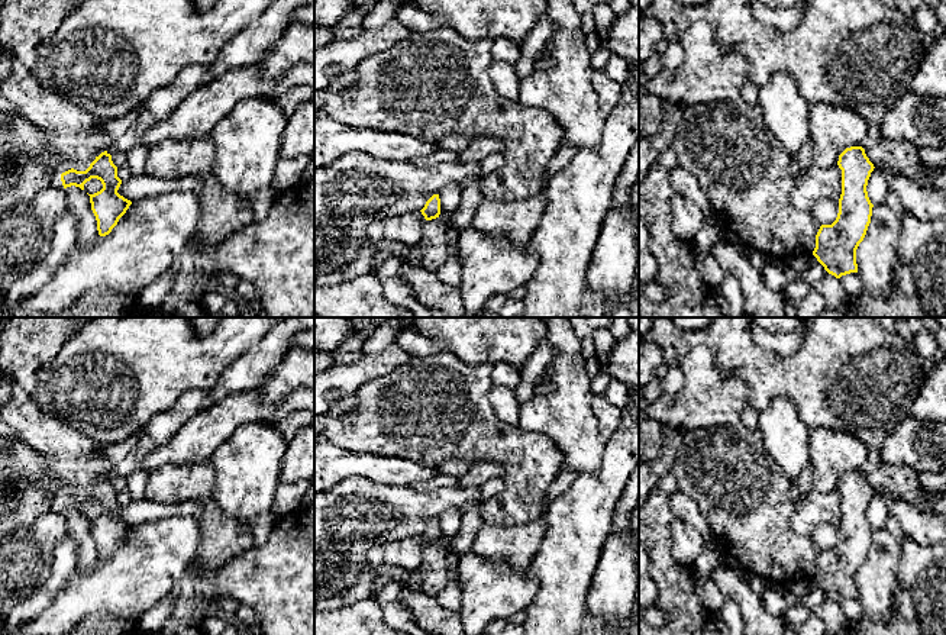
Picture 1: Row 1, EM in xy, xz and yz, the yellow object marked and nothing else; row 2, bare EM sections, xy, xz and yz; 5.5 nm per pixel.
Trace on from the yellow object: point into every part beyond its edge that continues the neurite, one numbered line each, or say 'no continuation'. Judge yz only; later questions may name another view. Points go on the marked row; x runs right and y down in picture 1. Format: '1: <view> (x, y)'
1: yz (874, 135)

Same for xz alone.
1: xz (406, 228)

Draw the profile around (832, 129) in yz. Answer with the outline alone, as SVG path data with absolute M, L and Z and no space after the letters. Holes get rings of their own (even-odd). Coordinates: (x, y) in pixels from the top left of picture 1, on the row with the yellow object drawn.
M811 104L808 110L808 138L813 142L811 161L819 167L832 167L850 146L861 146L869 123L856 112L827 104Z

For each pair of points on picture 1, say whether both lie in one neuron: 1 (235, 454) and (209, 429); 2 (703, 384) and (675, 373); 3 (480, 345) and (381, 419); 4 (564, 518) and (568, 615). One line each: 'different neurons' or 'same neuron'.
1: different neurons
2: different neurons
3: different neurons
4: same neuron

